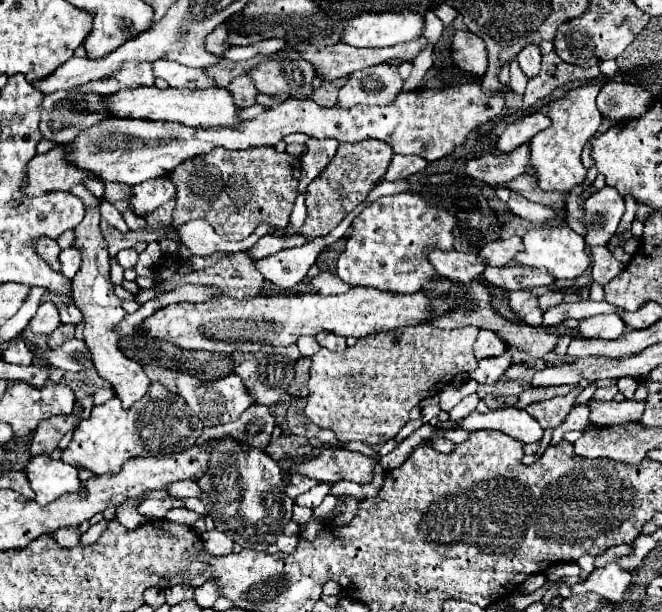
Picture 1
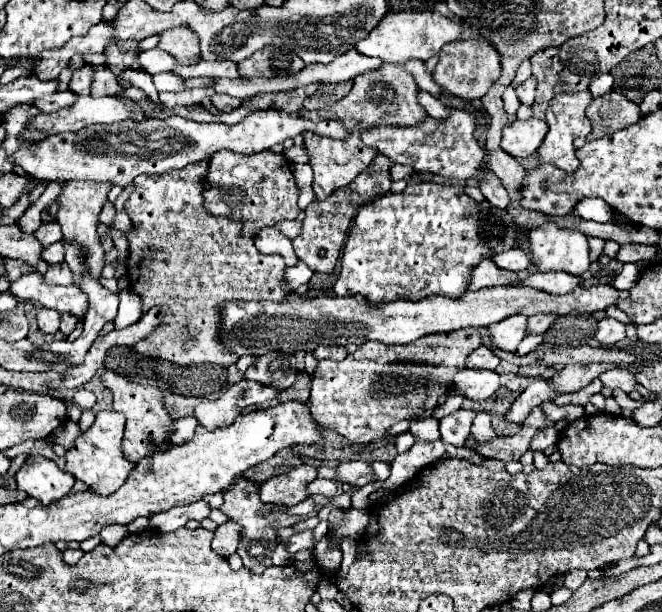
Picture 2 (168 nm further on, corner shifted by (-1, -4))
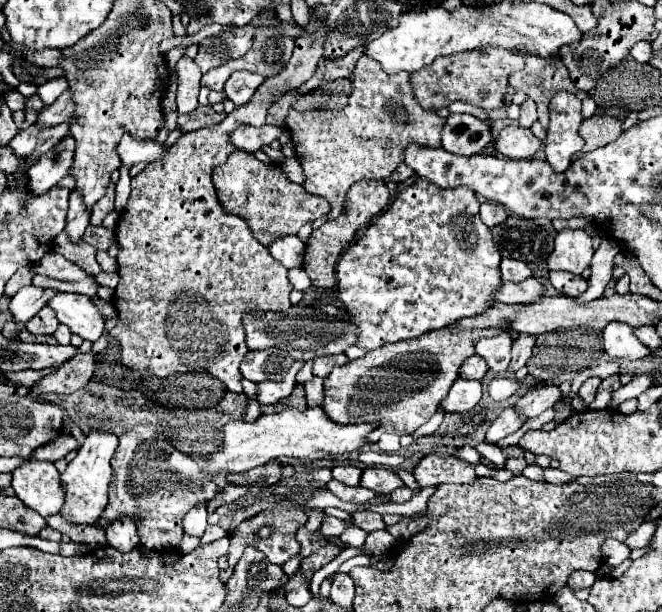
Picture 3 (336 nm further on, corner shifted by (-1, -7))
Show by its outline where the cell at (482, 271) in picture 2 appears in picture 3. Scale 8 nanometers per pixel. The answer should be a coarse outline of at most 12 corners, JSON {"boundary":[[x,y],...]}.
{"boundary":[[536,277],[524,283],[504,283],[496,301],[506,305],[538,303],[544,283]]}

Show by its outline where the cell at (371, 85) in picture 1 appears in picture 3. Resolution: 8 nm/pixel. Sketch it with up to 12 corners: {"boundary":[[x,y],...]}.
{"boundary":[[362,55],[340,111],[290,109],[304,191],[334,221],[352,183],[384,179],[446,119],[410,73]]}

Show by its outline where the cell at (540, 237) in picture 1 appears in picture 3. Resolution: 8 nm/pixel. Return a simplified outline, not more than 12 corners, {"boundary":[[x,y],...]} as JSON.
{"boundary":[[584,229],[556,235],[548,269],[580,275],[592,259]]}

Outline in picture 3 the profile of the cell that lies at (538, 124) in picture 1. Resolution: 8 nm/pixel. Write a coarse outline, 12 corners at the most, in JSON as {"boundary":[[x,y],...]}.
{"boundary":[[504,127],[494,151],[506,159],[530,159],[540,141],[530,129]]}

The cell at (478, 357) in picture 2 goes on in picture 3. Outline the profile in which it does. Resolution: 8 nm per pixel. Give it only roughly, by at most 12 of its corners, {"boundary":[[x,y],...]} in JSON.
{"boundary":[[480,355],[462,363],[458,375],[462,379],[480,381],[488,365]]}

